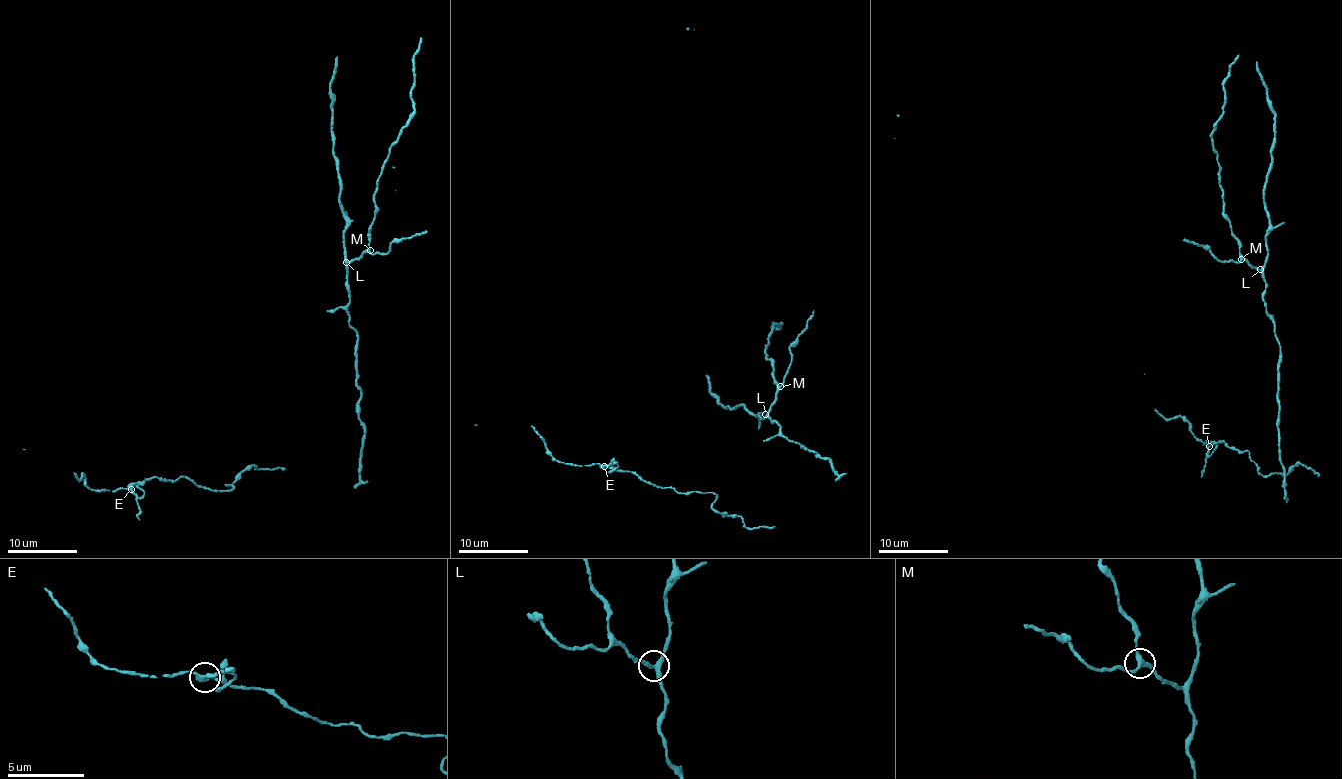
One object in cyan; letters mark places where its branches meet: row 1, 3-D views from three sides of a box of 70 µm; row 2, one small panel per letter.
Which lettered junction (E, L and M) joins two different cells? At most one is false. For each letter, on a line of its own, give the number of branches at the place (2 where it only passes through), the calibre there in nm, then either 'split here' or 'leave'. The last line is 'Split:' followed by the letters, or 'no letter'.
E: 3 branches meet; 280 nm thick; split here
L: 3 branches meet; 280 nm thick; leave
M: 3 branches meet; 260 nm thick; leave
Split: E

